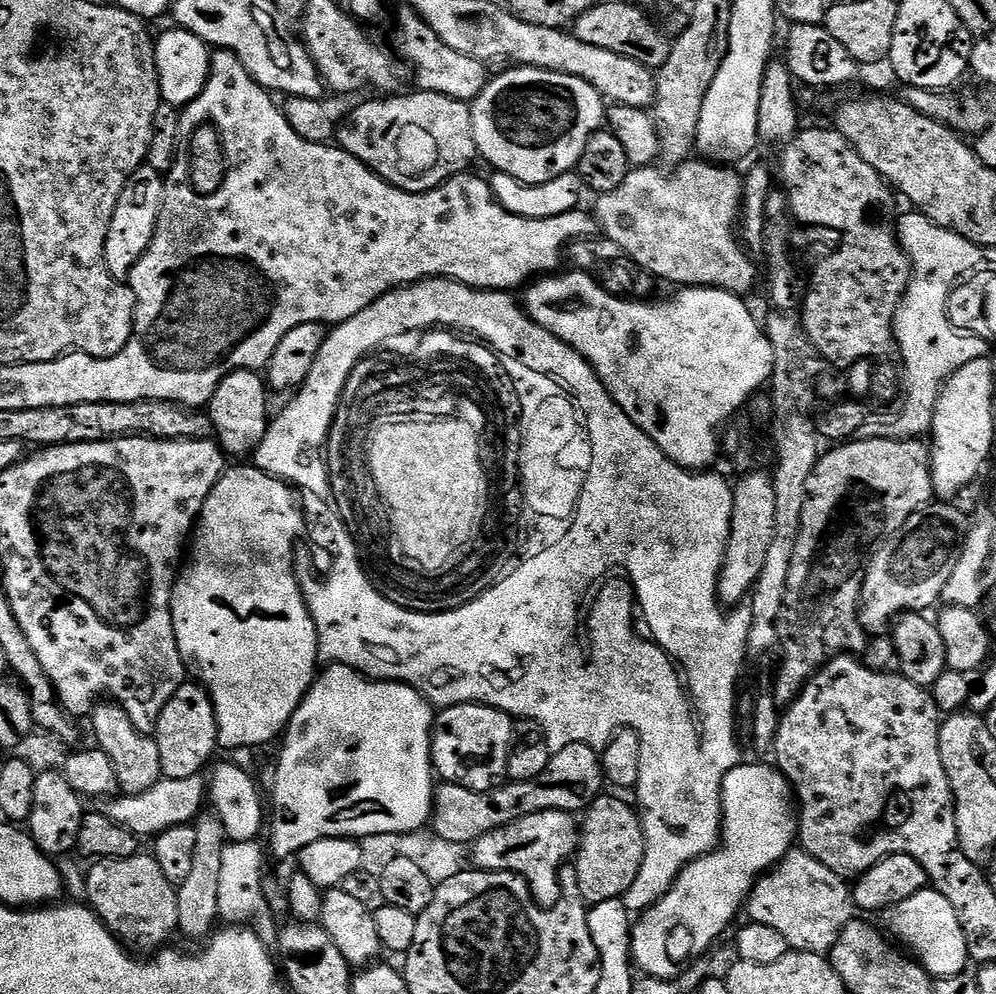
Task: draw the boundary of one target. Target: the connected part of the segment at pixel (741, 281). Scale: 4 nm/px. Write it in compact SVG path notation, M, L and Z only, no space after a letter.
M689 158L675 170L665 170L663 167L660 167L661 169L658 167L660 166L633 167L628 173L626 182L622 182L622 186L618 186L616 192L603 193L597 199L600 201L597 202L596 208L594 207L594 215L599 231L611 240L617 249L621 248L629 256L627 259L631 263L642 266L657 281L669 280L670 283L676 284L675 286L690 288L717 288L718 290L733 292L735 296L741 298L747 297L747 292L756 284L756 268L752 265L751 258L744 253L745 245L738 235L738 221L741 219L744 203L744 180L742 176L739 176L736 170L731 167L713 164L703 158Z

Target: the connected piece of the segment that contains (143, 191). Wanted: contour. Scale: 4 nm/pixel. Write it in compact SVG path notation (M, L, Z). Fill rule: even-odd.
M142 166L132 173L128 184L122 190L118 198L118 206L114 210L114 218L110 222L110 230L104 247L106 266L115 280L127 281L136 263L146 254L154 238L154 230L160 217L165 183L165 177L161 173L150 167Z

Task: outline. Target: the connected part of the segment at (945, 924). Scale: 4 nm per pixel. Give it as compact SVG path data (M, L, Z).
M926 887L918 894L914 894L914 898L898 902L898 906L888 909L886 919L889 928L887 931L920 961L929 976L933 978L958 976L967 969L964 967L969 967L966 934L962 930L962 922L958 922L954 906L950 906L950 902L946 902L946 898L935 888Z

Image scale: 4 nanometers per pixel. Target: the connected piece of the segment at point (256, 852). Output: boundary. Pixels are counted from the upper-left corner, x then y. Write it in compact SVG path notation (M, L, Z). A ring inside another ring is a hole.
M259 839L225 843L222 850L222 871L218 873L218 910L225 925L250 926L253 932L260 935L263 944L272 946L278 940L278 920L263 894L266 848L260 843Z

